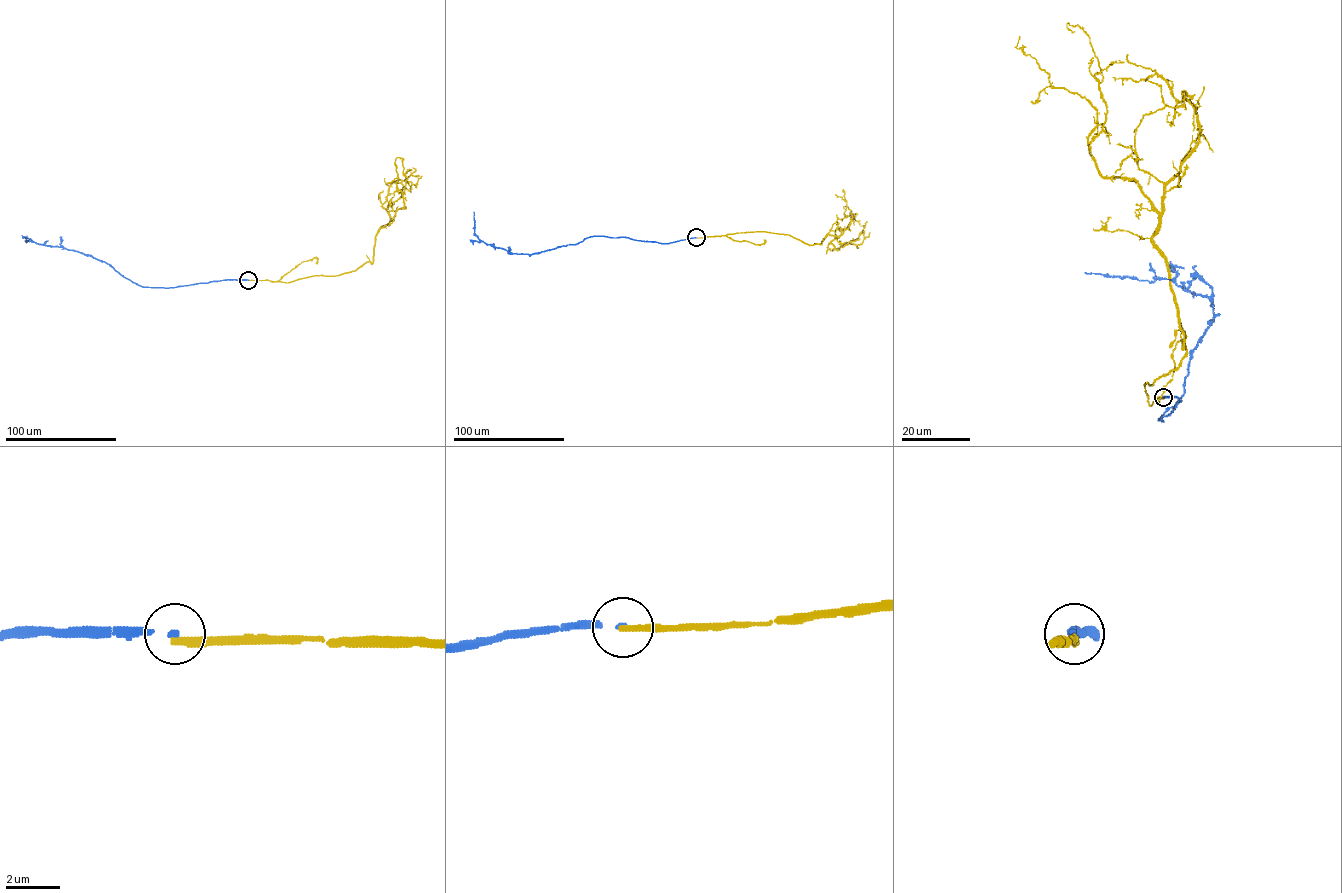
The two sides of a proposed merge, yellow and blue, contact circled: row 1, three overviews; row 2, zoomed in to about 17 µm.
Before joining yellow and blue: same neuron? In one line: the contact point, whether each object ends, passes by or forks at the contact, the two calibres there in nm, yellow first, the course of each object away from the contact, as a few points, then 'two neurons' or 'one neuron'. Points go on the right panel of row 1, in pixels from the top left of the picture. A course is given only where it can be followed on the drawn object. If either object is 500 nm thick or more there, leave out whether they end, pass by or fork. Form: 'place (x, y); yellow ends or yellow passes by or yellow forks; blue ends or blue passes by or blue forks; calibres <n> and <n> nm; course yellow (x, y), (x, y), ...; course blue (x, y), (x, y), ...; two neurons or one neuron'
place (1163, 397); yellow ends; blue ends; calibres 280 and 140 nm; course yellow (1163, 398), (1150, 405), (1144, 385), (1186, 353), (1158, 211), (1090, 154), (1102, 74), (1074, 31); course blue (1163, 397), (1181, 400), (1160, 421), (1183, 395), (1190, 353), (1214, 317), (1211, 301), (1171, 280), (1084, 272); two neurons

